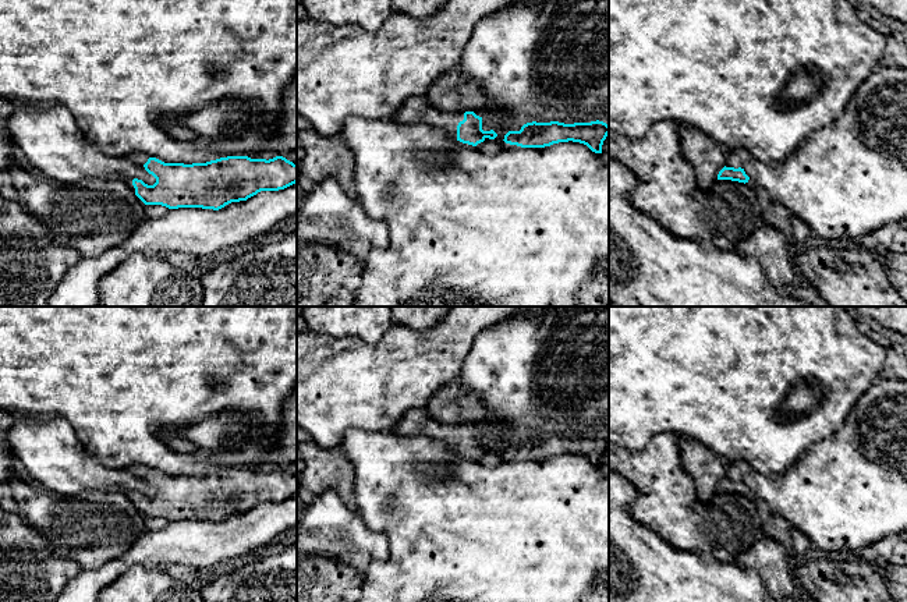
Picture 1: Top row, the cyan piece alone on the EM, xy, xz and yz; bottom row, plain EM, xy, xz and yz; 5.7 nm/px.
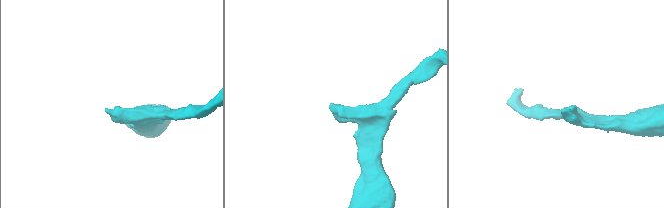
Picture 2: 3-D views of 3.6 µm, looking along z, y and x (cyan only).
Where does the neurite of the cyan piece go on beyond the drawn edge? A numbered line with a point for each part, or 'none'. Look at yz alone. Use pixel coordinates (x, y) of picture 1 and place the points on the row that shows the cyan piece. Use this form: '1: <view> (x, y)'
1: yz (736, 158)

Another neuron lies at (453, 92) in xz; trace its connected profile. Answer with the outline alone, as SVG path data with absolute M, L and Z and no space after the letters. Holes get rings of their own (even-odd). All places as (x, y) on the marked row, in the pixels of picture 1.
M458 68L436 79L424 96L436 109L447 113L475 111L490 105L481 88Z

